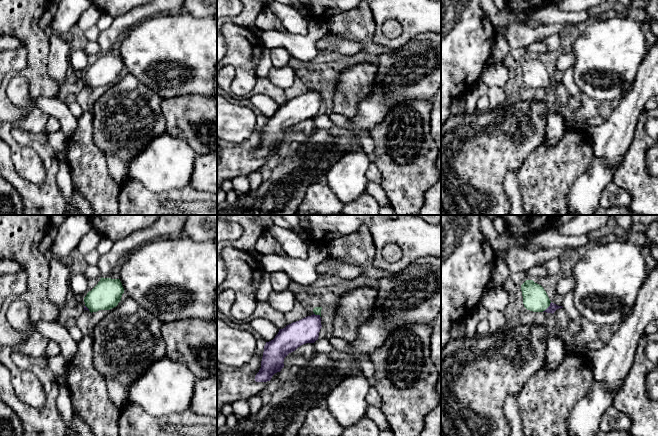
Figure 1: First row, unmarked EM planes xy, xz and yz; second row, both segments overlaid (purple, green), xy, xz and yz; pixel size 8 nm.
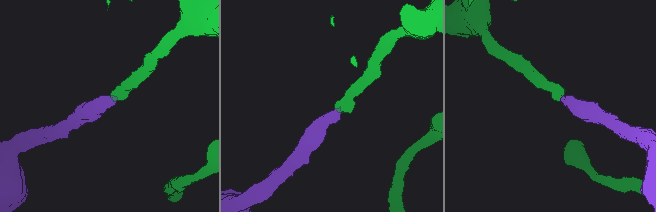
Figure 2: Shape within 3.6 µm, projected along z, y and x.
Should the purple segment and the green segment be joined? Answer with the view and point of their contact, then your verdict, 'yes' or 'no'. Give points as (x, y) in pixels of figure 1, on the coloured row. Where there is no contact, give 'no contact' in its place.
yz (548, 307) | yes

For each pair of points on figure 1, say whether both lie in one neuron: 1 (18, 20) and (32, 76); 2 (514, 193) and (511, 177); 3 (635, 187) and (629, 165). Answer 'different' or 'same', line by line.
1: same
2: same
3: same

